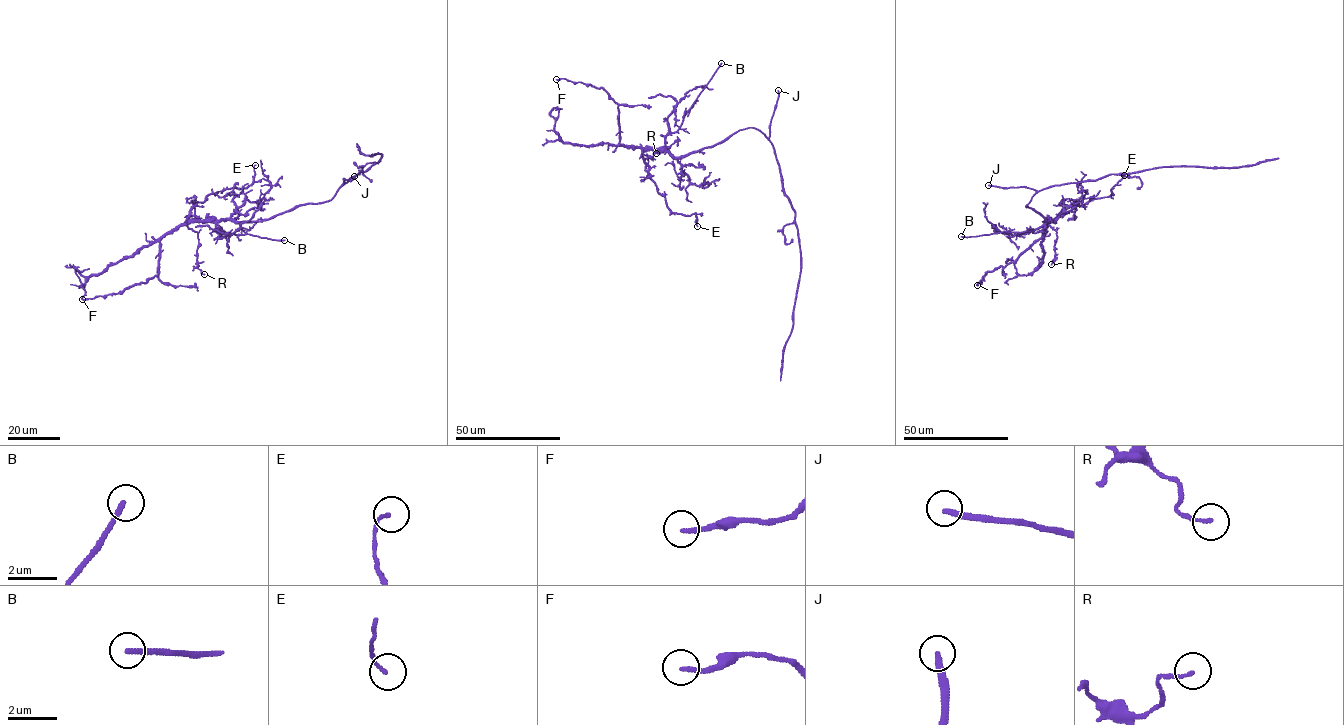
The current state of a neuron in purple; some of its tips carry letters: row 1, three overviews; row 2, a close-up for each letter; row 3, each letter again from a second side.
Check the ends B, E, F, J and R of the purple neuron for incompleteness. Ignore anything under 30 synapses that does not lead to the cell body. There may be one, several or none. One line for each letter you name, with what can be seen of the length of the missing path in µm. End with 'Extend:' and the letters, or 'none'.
B: missing 60 µm
J: missing 600 µm
Extend: B, J

